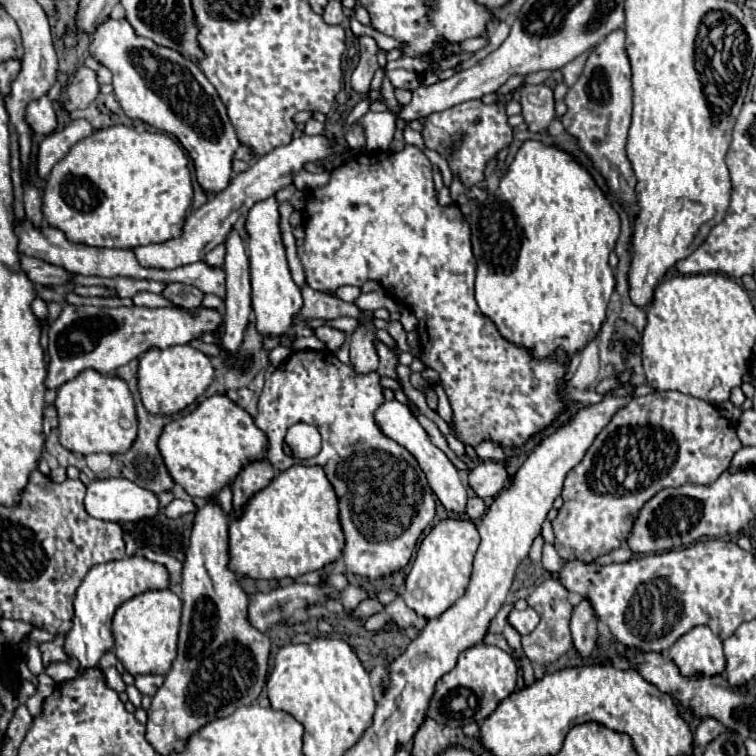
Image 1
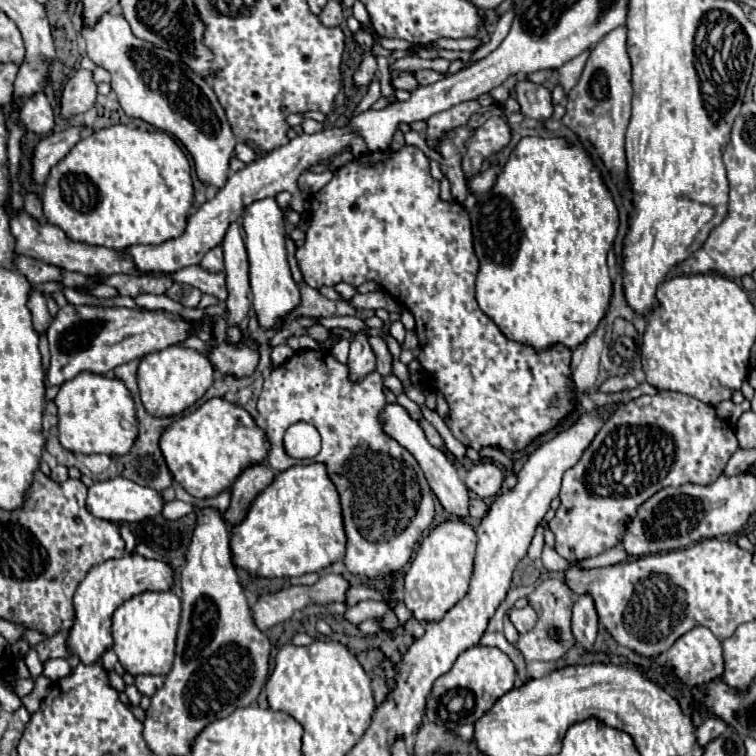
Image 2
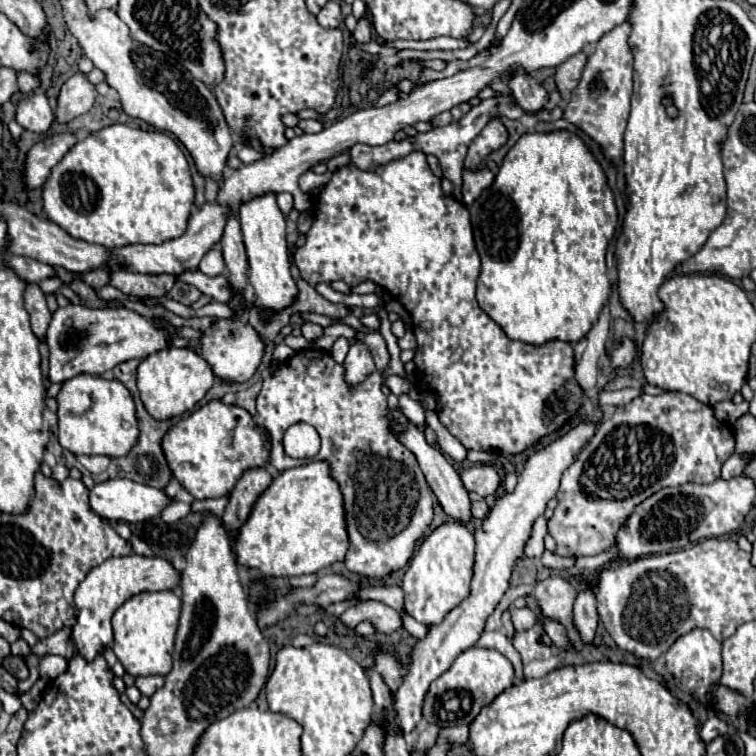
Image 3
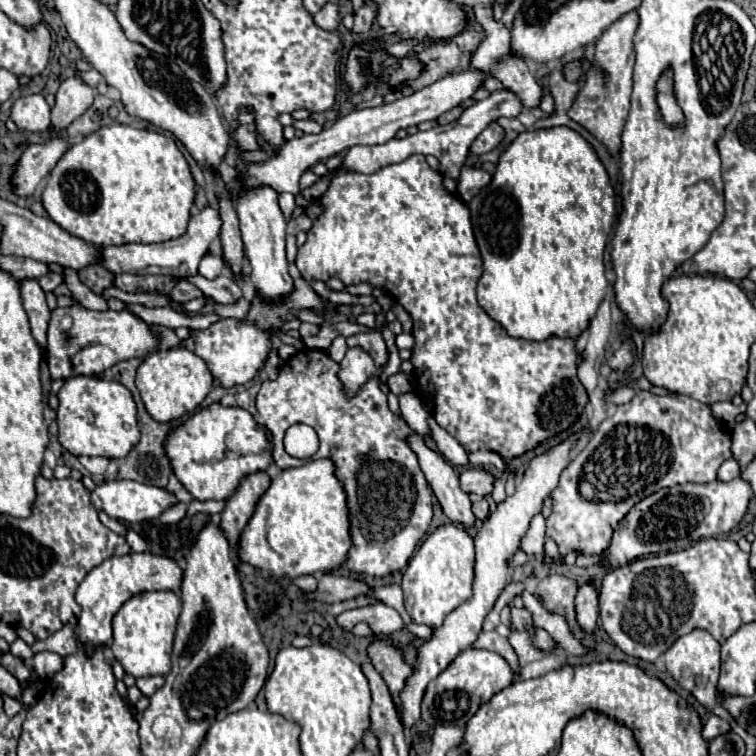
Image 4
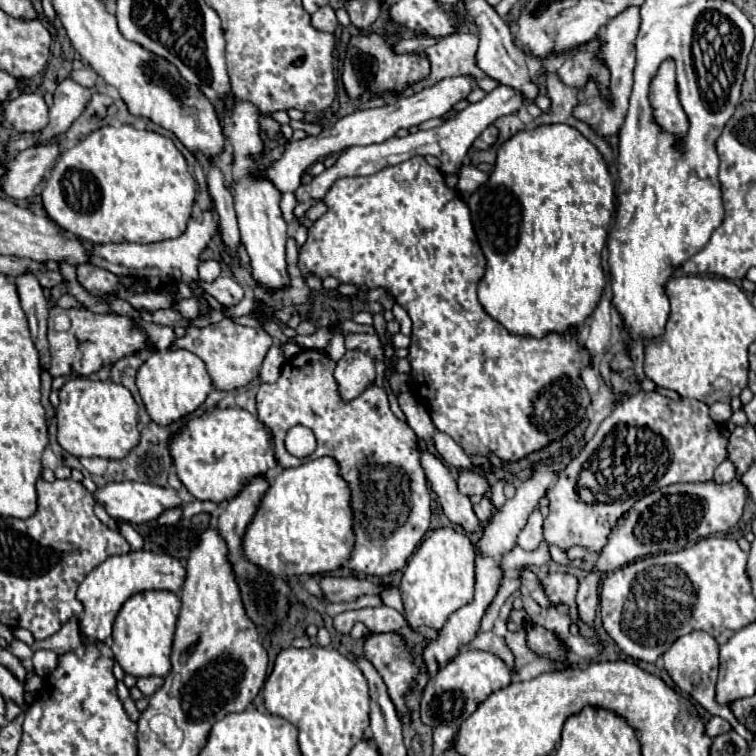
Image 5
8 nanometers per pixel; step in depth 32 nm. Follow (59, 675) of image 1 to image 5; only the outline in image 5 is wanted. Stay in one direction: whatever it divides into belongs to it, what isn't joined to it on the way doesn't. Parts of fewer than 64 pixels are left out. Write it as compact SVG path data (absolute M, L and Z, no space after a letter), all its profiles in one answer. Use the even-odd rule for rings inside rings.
M36 650L36 652L34 652L32 668L34 668L34 672L36 672L38 676L46 678L46 676L56 668L56 664L58 664L58 658L56 658L54 652L50 652L50 650Z

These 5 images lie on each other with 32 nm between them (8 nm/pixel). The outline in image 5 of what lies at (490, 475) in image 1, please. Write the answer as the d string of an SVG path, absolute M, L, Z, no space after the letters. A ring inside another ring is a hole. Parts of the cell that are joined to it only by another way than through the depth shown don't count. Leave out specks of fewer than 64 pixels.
M462 470L460 478L458 478L458 490L464 496L472 496L472 494L486 494L488 490L488 480L484 474L480 472L472 472L472 470Z

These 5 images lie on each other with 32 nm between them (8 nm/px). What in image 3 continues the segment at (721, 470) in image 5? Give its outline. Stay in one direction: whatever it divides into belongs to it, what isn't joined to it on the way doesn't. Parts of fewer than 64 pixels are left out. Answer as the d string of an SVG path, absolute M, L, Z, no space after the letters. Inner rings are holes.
M732 454L724 464L722 464L722 472L720 472L720 476L724 478L724 480L730 480L730 478L736 478L736 476L740 476L742 472L744 472L744 468L746 468L746 460L742 460L742 456L740 454Z

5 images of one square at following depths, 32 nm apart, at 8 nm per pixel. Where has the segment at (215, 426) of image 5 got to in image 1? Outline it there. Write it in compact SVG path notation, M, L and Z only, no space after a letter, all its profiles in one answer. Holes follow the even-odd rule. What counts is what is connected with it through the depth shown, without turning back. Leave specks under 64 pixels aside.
M210 396L190 414L172 420L164 428L158 448L174 482L192 498L212 498L238 476L248 460L266 458L268 438L256 428L252 416L244 408L230 402L226 396Z

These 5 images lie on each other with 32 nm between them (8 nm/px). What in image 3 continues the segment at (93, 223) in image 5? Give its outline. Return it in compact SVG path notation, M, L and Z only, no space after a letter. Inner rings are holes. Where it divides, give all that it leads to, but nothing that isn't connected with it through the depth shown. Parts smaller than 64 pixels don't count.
M112 124L66 152L44 184L42 200L46 216L72 238L104 248L162 244L186 232L194 184L186 156L170 136L158 130Z

